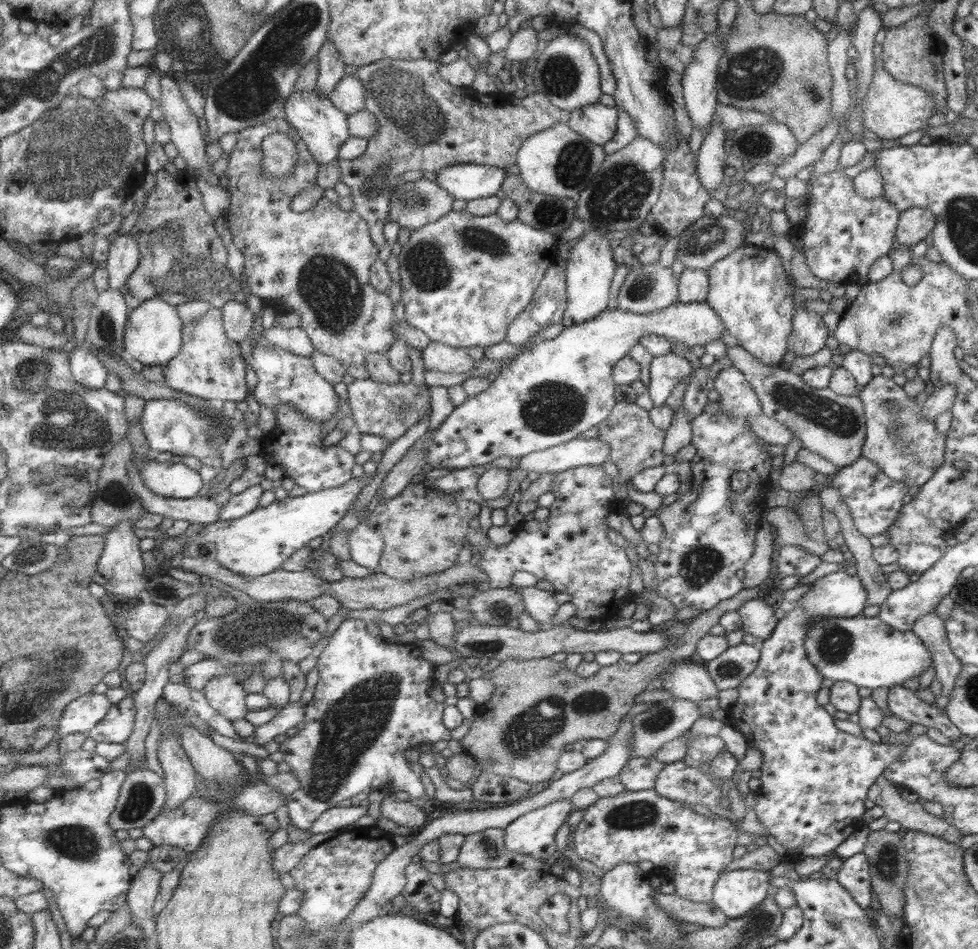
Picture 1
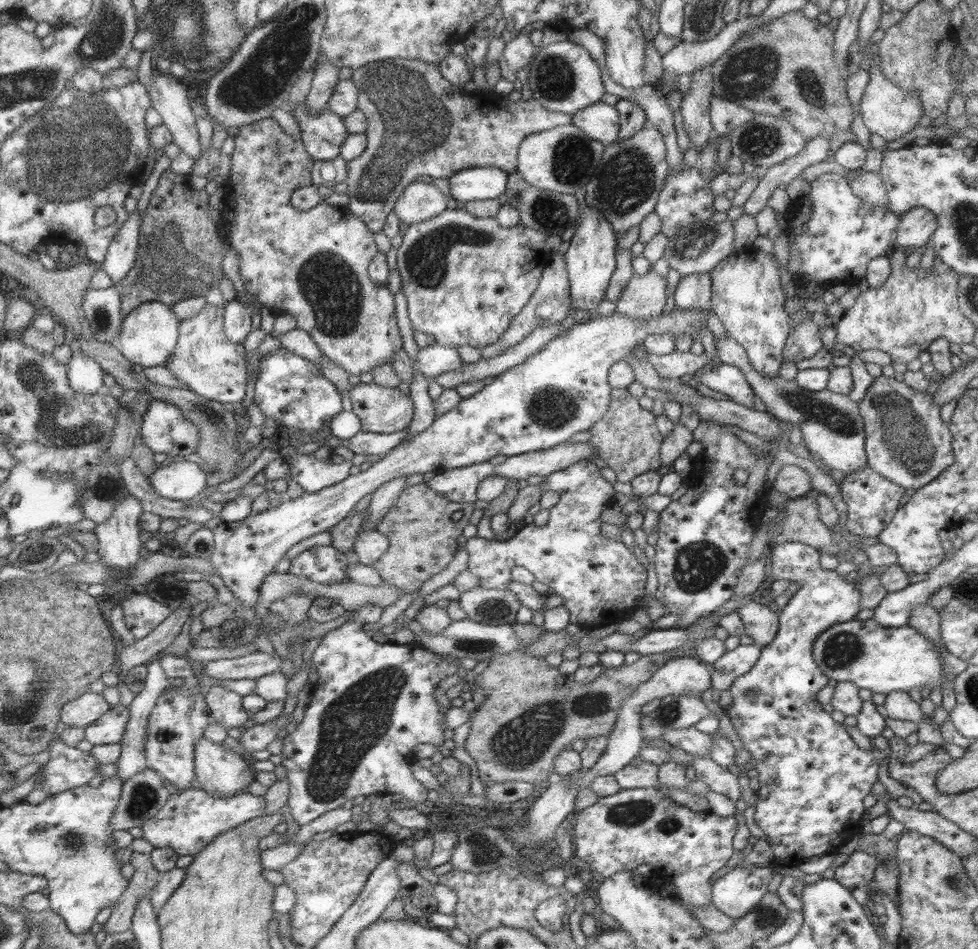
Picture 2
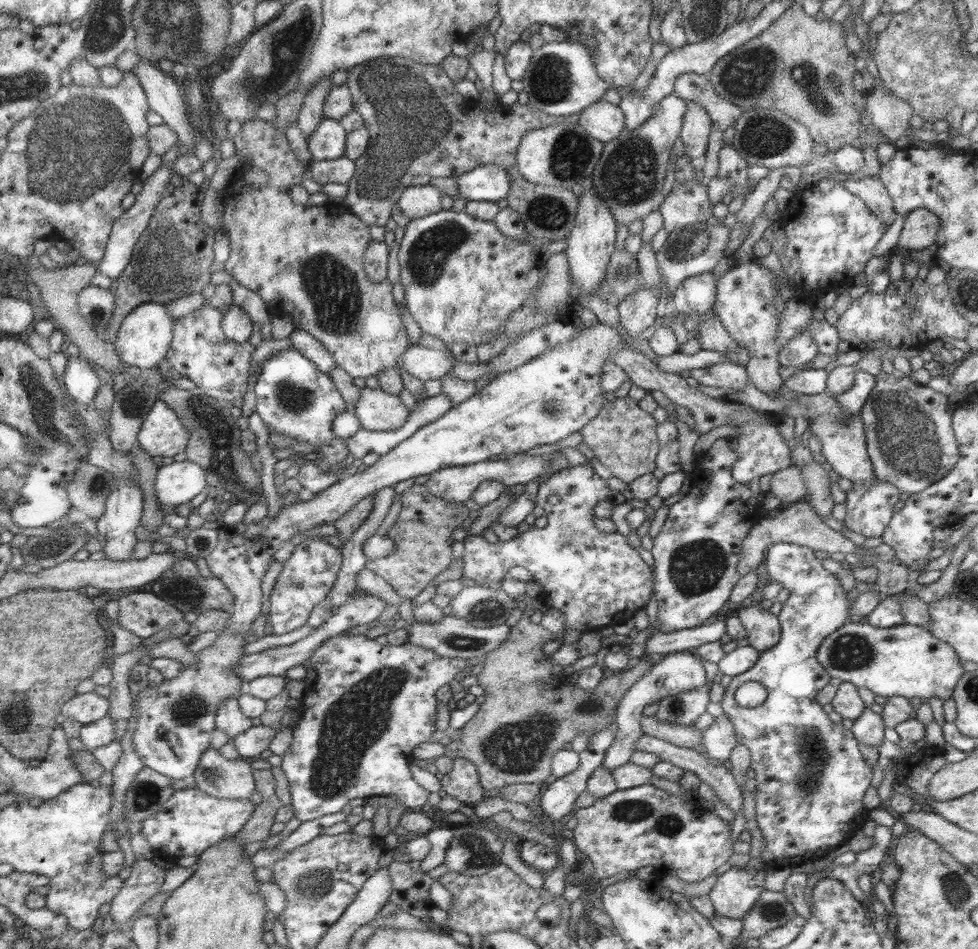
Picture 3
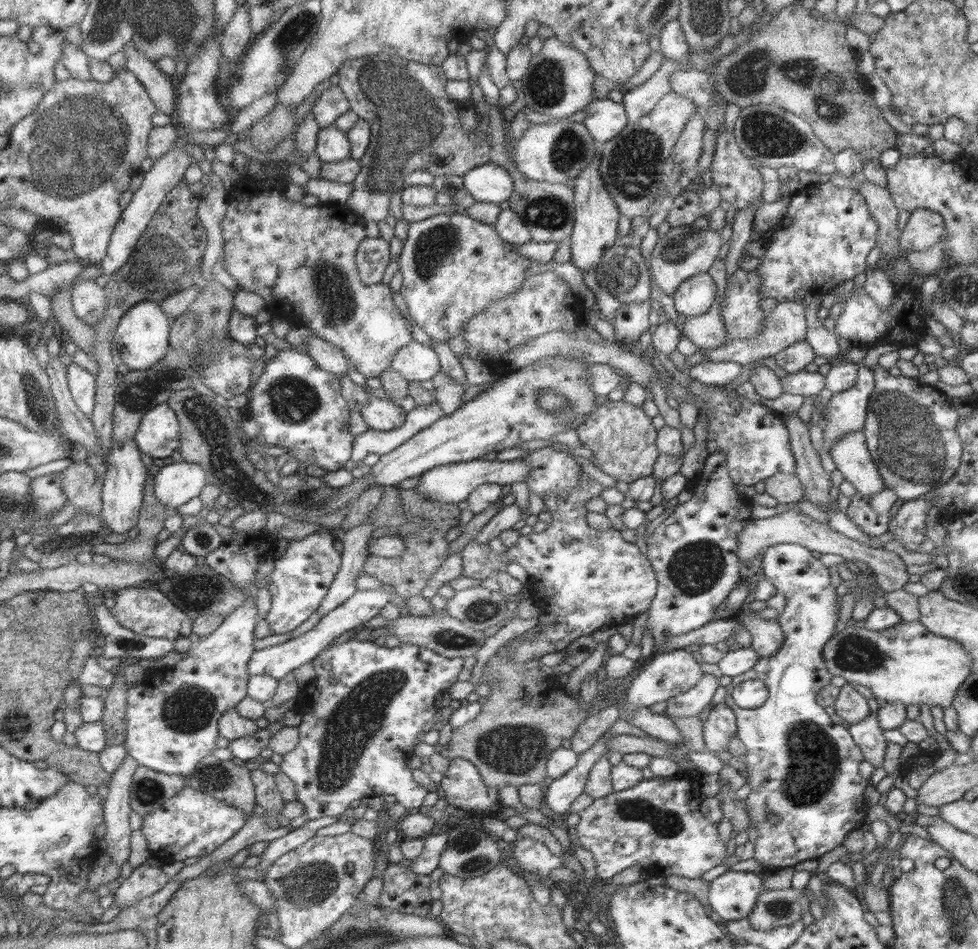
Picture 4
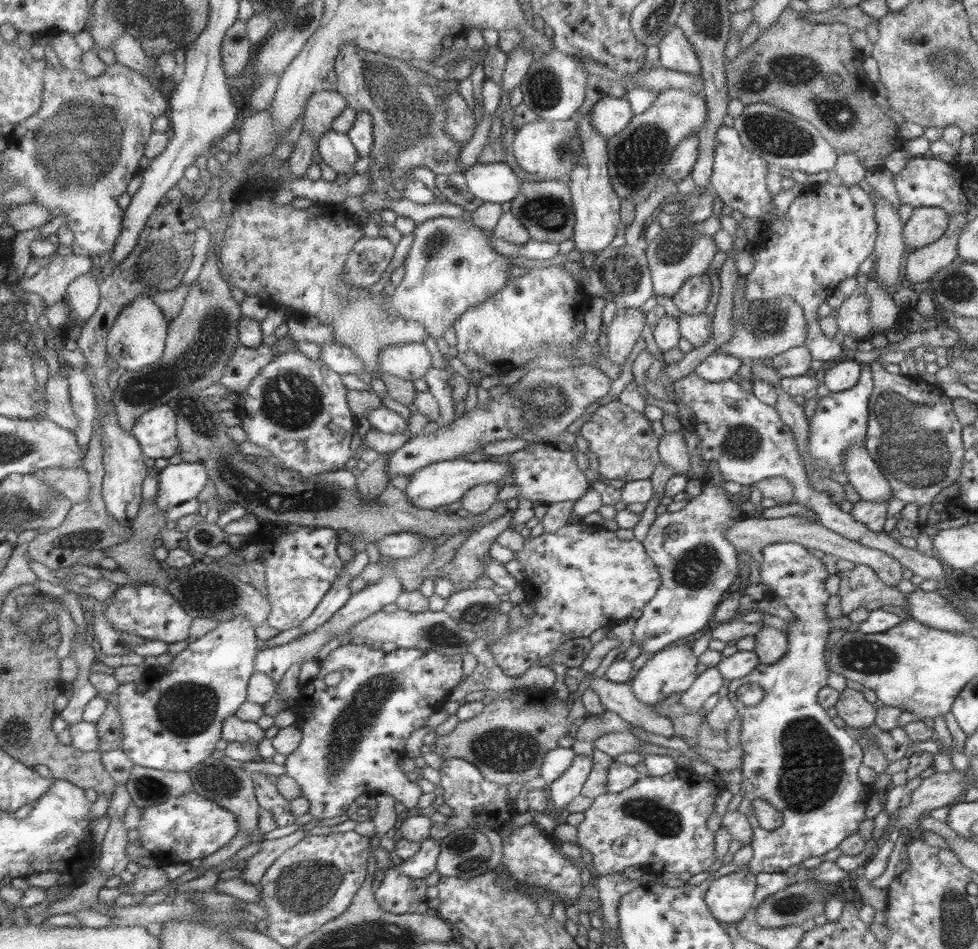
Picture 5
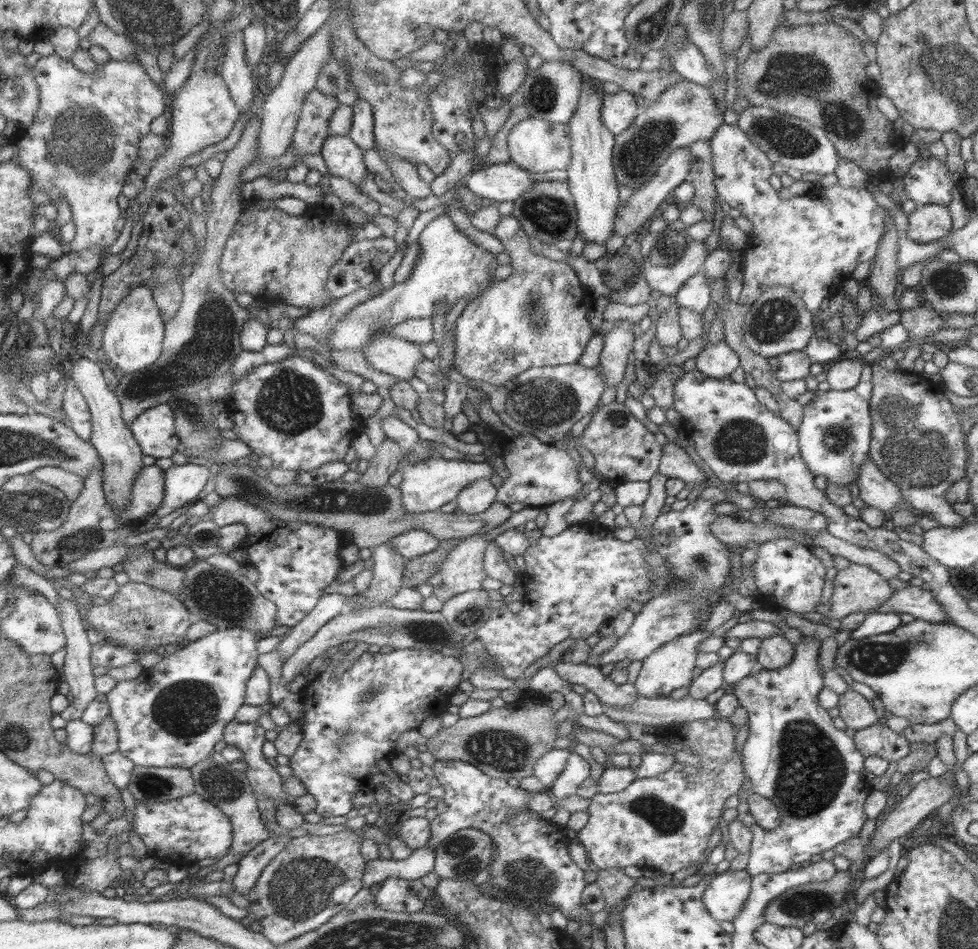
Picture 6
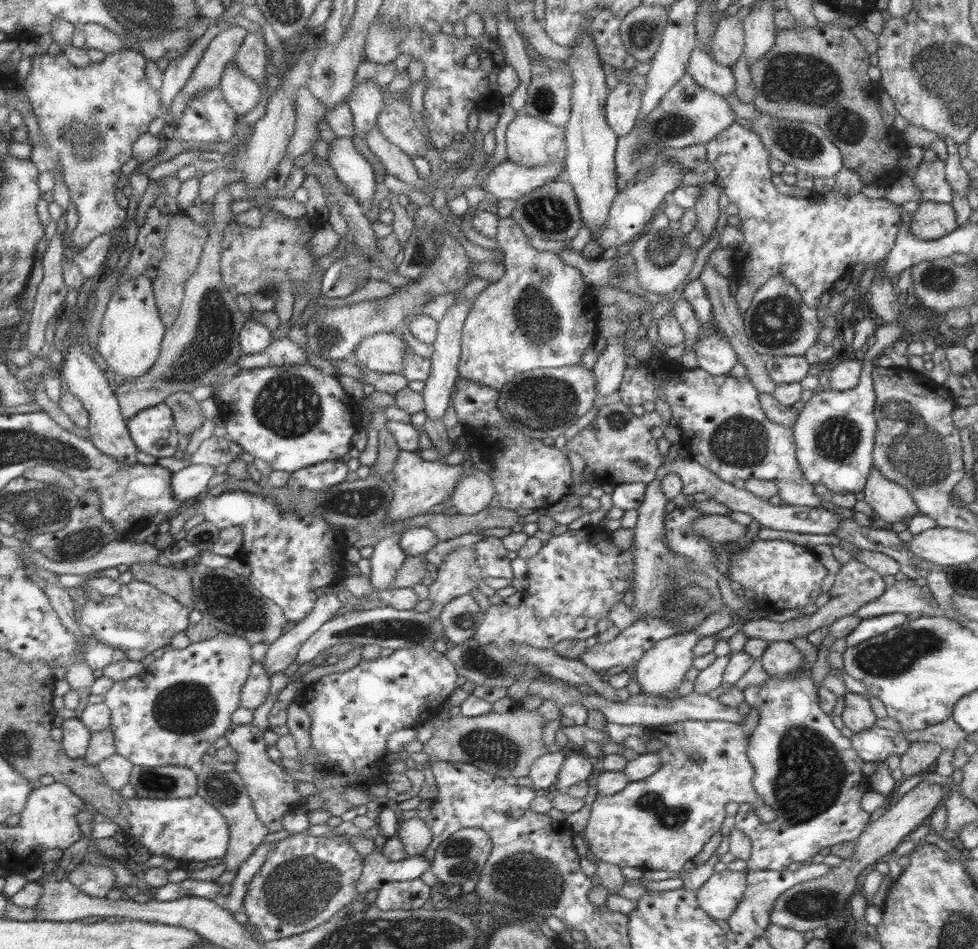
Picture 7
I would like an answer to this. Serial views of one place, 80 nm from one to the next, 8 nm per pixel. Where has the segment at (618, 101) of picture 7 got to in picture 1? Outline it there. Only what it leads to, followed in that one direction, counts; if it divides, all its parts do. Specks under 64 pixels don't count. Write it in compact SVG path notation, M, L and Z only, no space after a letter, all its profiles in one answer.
M599 102L568 111L566 125L591 144L601 147L613 136L618 112L616 108Z

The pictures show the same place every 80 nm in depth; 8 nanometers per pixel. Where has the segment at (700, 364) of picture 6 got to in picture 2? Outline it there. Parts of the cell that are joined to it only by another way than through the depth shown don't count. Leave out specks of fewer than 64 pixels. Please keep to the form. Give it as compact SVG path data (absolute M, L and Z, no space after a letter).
M719 363L711 371L700 375L699 383L721 392L730 402L753 409L753 390L741 371L734 366Z

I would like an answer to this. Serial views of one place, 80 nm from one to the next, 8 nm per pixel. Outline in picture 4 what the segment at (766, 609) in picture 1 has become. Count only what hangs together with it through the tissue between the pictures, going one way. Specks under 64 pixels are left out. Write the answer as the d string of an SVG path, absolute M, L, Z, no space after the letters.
M745 609L737 617L751 635L750 647L759 657L771 656L782 645L784 636L775 619L763 619L755 611Z

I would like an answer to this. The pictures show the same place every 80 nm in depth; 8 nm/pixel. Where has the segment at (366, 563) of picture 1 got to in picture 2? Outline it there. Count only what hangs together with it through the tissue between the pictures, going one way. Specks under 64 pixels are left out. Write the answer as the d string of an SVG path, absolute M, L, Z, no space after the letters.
M366 507L363 515L363 522L359 527L352 547L355 557L357 557L356 562L365 564L365 566L372 566L372 564L375 564L385 553L385 550L389 548L389 542L386 536L383 536L383 534L373 528L365 528L370 514L370 508Z

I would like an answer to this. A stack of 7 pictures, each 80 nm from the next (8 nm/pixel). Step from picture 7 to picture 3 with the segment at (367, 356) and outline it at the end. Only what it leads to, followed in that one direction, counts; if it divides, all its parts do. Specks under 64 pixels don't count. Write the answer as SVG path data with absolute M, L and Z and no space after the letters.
M413 344L413 347L403 351L399 363L406 373L411 373L411 376L420 381L426 381L441 378L452 367L454 361L450 352L439 352Z

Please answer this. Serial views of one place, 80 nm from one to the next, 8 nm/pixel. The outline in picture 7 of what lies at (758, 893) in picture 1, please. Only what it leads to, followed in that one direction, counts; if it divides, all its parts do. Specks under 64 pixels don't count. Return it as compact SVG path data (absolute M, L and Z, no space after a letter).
M724 869L695 890L695 899L708 917L725 921L733 914L745 893L745 874Z

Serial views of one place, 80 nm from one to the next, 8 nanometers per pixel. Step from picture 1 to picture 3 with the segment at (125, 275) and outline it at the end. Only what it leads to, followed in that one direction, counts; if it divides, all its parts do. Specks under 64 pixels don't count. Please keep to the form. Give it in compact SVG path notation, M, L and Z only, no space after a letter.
M173 163L166 167L161 167L161 165L157 167L157 169L142 182L142 189L135 196L131 207L129 207L129 209L126 210L126 213L122 214L117 221L113 222L113 228L111 229L111 234L106 244L105 257L102 261L96 263L97 271L101 275L111 279L111 281L119 278L119 275L123 273L123 270L127 267L129 261L131 261L133 247L139 236L141 236L143 229L147 226L147 222L149 222L149 219L151 218L151 213L157 202L159 202L167 182L169 182L172 174L175 173L171 169L172 165Z

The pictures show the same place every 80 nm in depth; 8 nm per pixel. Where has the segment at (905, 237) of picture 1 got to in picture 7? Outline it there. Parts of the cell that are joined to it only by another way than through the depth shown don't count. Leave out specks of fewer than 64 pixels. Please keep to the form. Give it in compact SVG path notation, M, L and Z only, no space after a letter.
M926 200L920 201L918 208L912 212L911 223L908 224L910 233L919 240L935 240L950 233L957 227L956 219L954 218L954 210L950 203L931 202Z

